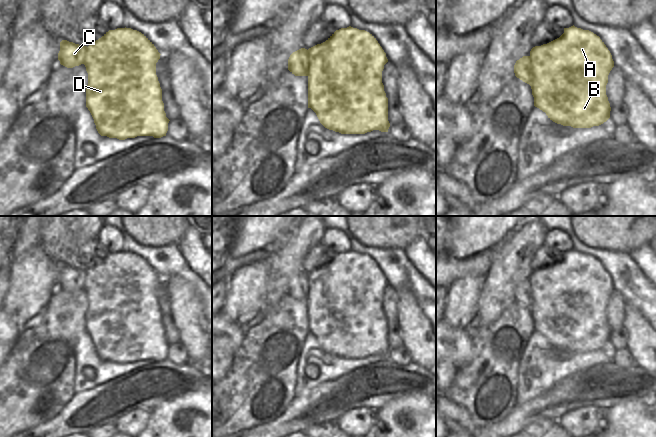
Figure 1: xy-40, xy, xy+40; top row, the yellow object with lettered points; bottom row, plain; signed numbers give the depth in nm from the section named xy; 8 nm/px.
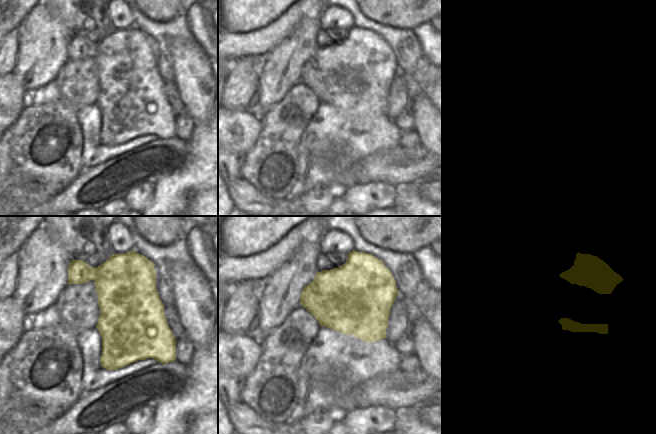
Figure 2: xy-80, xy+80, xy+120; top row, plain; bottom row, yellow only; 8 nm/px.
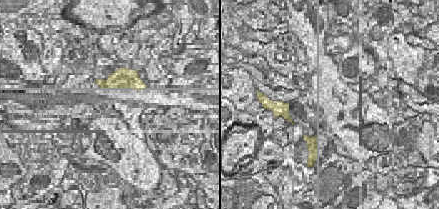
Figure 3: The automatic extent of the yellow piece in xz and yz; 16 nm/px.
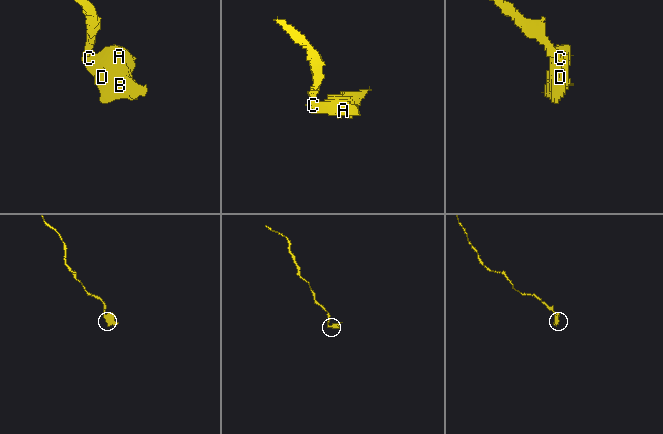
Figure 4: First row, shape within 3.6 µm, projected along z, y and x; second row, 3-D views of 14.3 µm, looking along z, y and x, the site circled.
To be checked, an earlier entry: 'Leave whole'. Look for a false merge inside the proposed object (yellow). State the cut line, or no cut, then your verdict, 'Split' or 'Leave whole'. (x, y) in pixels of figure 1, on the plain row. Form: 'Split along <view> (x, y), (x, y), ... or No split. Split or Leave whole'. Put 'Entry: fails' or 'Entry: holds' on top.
Entry: fails
Split along xy+40 (529, 280), (533, 295), (533, 306), (531, 309). Split.

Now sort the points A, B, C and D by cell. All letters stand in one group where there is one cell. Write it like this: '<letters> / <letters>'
A B D / C

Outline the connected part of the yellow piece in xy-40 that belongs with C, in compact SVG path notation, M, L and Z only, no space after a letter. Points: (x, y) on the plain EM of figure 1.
M67 264L60 266L60 275L58 277L58 284L60 288L67 291L73 292L84 288L86 283L87 270L81 270Z

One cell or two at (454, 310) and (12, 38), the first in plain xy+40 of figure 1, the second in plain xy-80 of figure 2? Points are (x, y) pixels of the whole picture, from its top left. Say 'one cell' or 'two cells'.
two cells

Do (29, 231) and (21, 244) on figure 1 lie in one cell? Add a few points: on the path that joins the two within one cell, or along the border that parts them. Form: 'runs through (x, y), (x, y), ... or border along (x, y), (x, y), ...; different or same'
runs through (29, 234), (24, 241); same

